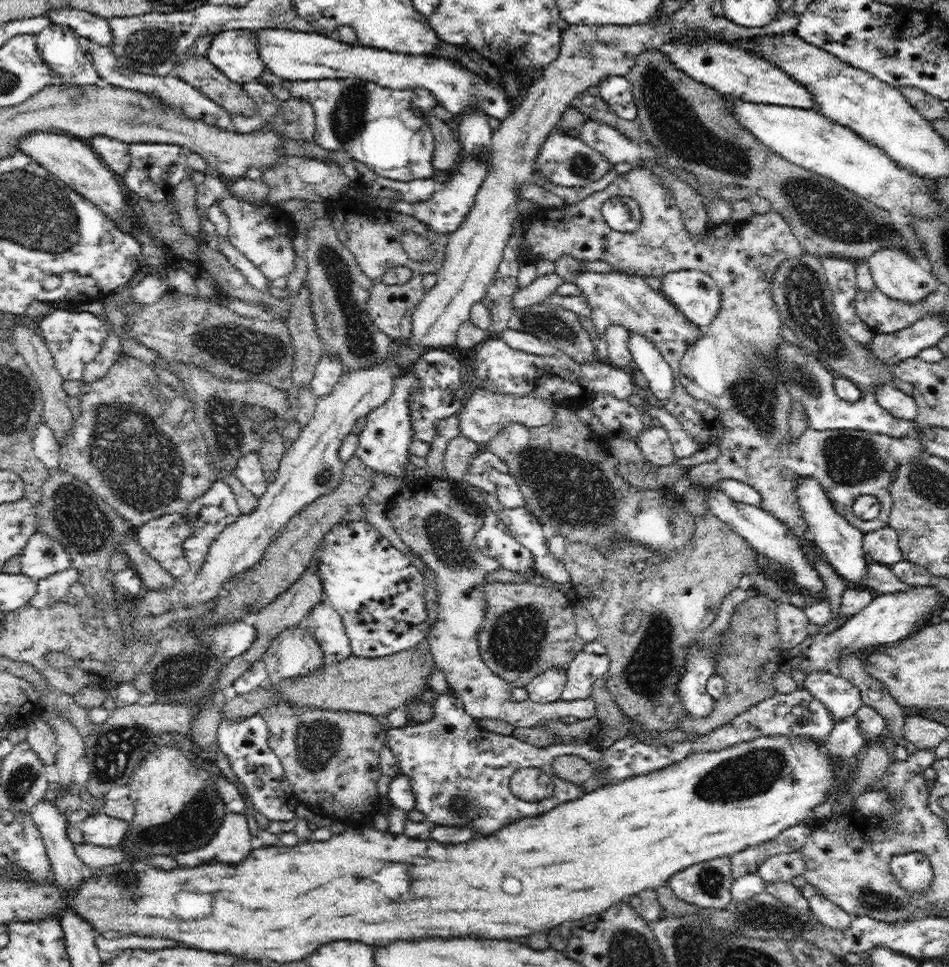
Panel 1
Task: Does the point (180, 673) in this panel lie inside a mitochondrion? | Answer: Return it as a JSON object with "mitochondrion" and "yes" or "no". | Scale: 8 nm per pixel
{"mitochondrion":"yes"}

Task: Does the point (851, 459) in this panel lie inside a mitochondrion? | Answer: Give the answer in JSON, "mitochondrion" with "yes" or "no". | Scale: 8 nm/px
{"mitochondrion":"yes"}

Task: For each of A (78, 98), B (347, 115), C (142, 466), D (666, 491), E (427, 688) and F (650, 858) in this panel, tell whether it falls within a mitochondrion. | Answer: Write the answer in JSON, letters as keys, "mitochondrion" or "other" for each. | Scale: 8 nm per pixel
{"A":"mitochondrion","B":"mitochondrion","C":"mitochondrion","D":"other","E":"other","F":"other"}

